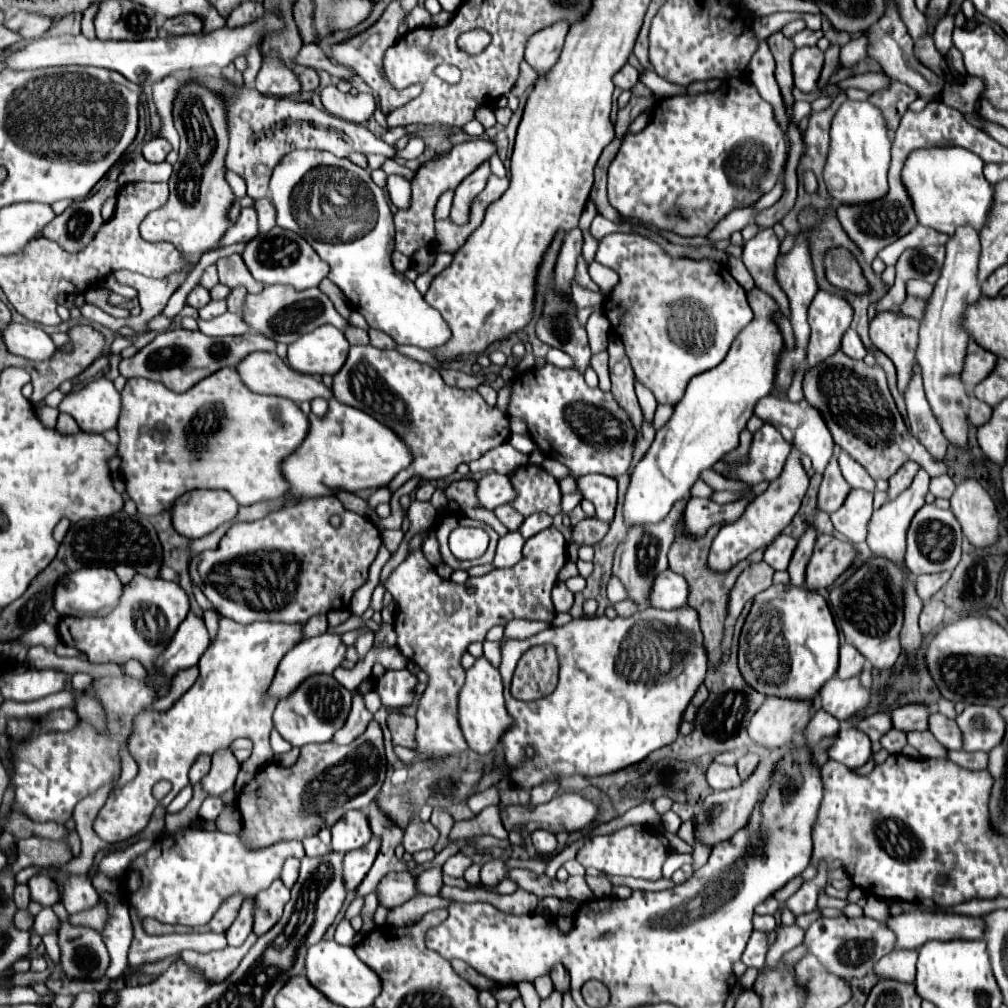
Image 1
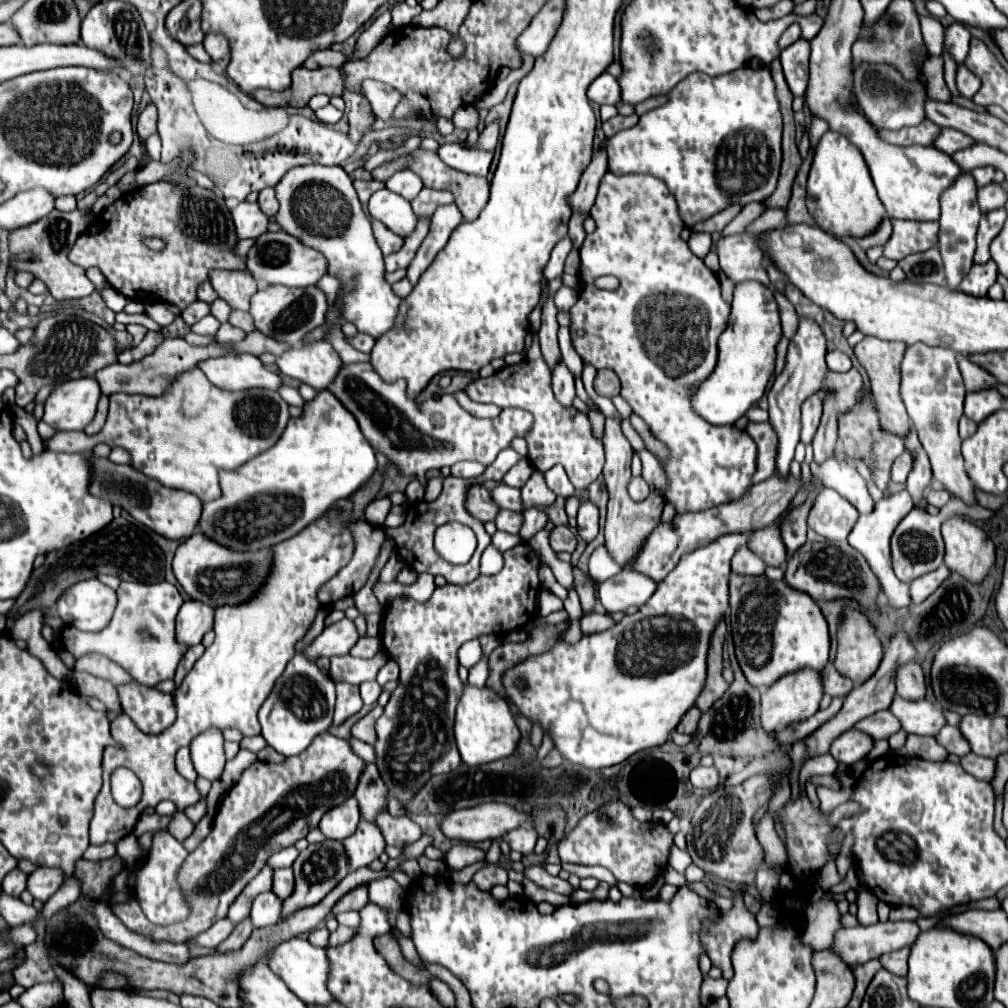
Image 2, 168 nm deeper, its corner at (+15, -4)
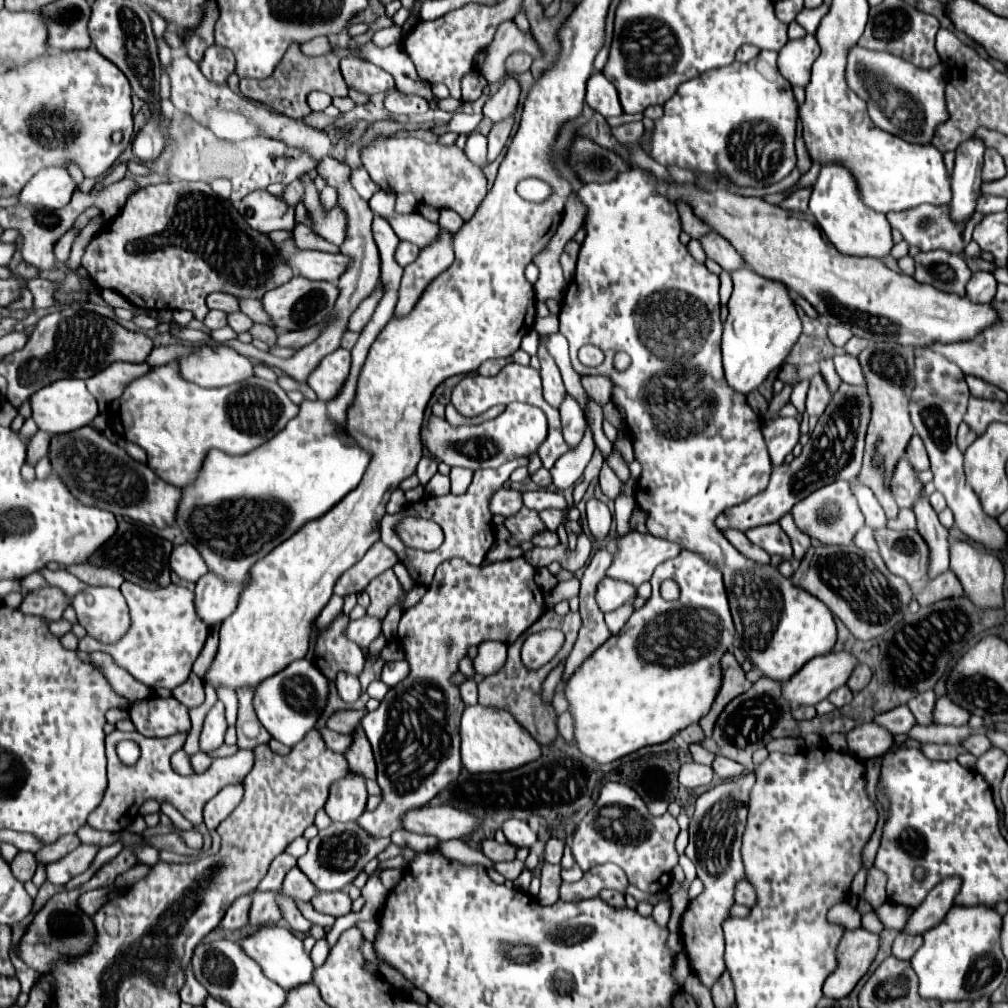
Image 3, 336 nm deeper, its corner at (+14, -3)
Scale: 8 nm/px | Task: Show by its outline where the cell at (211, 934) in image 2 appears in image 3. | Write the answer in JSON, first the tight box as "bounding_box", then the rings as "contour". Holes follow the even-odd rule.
{"bounding_box":[217,896,251,930],"contour":[[[239,896],[229,910],[225,912],[223,920],[219,922],[217,928],[221,930],[239,930],[247,924],[247,914],[249,914],[249,906],[251,906],[251,896]]]}

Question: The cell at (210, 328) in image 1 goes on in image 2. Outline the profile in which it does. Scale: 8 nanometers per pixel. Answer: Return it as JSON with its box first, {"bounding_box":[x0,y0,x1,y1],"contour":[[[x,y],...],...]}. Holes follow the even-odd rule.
{"bounding_box":[216,323,246,343],"contour":[[[224,323],[224,325],[220,327],[220,331],[216,333],[216,337],[218,337],[218,343],[226,343],[226,341],[238,343],[238,341],[242,341],[242,339],[246,337],[246,333],[240,331],[238,327],[232,327],[230,323]]]}

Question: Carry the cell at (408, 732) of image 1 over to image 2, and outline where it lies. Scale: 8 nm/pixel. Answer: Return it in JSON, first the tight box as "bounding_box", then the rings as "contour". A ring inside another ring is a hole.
{"bounding_box":[352,707,382,743],"contour":[[[374,707],[366,717],[362,717],[354,727],[352,727],[352,737],[364,741],[364,743],[374,743],[376,741],[376,731],[374,731],[374,725],[376,725],[376,719],[382,715],[382,707]]]}

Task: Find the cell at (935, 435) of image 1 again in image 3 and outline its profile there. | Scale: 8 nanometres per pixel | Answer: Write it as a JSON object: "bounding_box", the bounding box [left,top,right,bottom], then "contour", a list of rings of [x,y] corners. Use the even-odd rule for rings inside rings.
{"bounding_box":[913,498,949,578],"contour":[[[927,498],[917,500],[913,510],[917,516],[917,530],[925,538],[925,542],[929,544],[929,550],[931,550],[929,578],[933,578],[949,568],[949,542],[947,542],[949,532],[937,520],[937,512],[927,502]]]}

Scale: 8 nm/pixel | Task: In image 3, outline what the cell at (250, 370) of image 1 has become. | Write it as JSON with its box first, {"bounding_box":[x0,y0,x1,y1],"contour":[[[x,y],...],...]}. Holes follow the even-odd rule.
{"bounding_box":[179,344,253,388],"contour":[[[201,344],[187,358],[179,358],[181,376],[203,388],[221,388],[253,376],[249,358],[237,354],[233,348]]]}

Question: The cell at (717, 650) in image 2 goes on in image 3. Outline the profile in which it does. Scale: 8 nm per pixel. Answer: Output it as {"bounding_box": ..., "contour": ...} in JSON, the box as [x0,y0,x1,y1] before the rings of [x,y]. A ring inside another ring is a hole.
{"bounding_box":[699,652,751,734],"contour":[[[725,652],[721,658],[721,670],[723,670],[723,682],[721,682],[721,690],[717,692],[717,698],[713,700],[713,706],[709,710],[709,714],[705,714],[699,724],[703,728],[705,734],[711,734],[713,724],[717,720],[717,716],[721,714],[721,710],[727,706],[727,702],[731,702],[735,696],[743,694],[745,690],[749,690],[751,682],[745,680],[745,674],[741,672],[735,656],[731,652]]]}

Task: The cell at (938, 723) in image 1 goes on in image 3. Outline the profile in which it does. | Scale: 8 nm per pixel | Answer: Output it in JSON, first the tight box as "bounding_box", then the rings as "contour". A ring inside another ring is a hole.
{"bounding_box":[961,734,991,758],"contour":[[[971,734],[971,736],[967,736],[967,738],[961,742],[961,746],[963,746],[969,754],[973,754],[973,756],[977,756],[977,758],[991,748],[989,740],[987,740],[983,734]]]}

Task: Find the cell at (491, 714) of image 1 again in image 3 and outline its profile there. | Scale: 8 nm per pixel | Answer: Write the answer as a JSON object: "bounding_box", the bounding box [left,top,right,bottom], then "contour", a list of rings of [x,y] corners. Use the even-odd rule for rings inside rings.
{"bounding_box":[461,704,541,772],"contour":[[[481,704],[465,706],[461,718],[461,758],[469,772],[503,772],[533,762],[541,756],[541,746],[523,730],[515,718],[499,708],[487,708]]]}

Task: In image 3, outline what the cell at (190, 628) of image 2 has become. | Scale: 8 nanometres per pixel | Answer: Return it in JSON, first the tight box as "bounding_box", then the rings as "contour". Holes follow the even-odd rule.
{"bounding_box":[177,216,403,628],"contour":[[[379,216],[373,220],[373,238],[381,254],[381,282],[385,294],[351,350],[351,372],[339,394],[327,402],[303,400],[299,414],[289,420],[277,436],[249,454],[229,456],[221,450],[211,450],[197,482],[183,490],[177,524],[209,566],[209,574],[195,586],[195,610],[209,628],[223,622],[235,610],[237,594],[247,580],[249,568],[295,534],[305,522],[329,512],[361,482],[371,462],[371,454],[345,432],[345,422],[349,404],[355,400],[361,366],[373,340],[393,316],[403,276],[403,268],[393,260],[399,238],[389,222]],[[271,498],[277,502],[263,502]]]}

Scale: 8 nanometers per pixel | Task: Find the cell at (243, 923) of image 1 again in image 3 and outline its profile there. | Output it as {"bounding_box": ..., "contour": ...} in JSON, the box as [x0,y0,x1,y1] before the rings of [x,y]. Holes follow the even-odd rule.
{"bounding_box":[257,854,297,890],"contour":[[[279,854],[279,856],[271,862],[271,866],[269,866],[267,874],[263,876],[263,880],[259,882],[257,890],[279,890],[281,884],[283,884],[285,874],[287,874],[295,864],[297,864],[297,860],[295,860],[293,856],[289,856],[289,854]]]}

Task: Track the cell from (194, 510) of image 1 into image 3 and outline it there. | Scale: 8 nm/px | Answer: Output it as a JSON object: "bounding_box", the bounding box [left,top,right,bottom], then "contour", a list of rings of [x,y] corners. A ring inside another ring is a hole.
{"bounding_box":[49,426,183,528],"contour":[[[83,426],[79,430],[53,436],[49,458],[53,464],[53,472],[61,476],[71,494],[83,504],[129,516],[155,528],[169,528],[175,524],[177,506],[181,502],[183,490],[161,482],[161,478],[153,476],[149,466],[127,456],[123,448],[111,444],[97,428]]]}

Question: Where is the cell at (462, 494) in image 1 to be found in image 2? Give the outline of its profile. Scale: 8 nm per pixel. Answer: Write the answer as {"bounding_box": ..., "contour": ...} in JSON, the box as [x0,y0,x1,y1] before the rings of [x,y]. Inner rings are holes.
{"bounding_box":[466,485,500,523],"contour":[[[482,485],[472,487],[472,491],[468,493],[468,499],[466,499],[466,507],[468,507],[468,511],[472,515],[476,515],[484,523],[492,521],[500,511],[500,507],[492,501],[490,491],[486,487],[482,487]]]}

